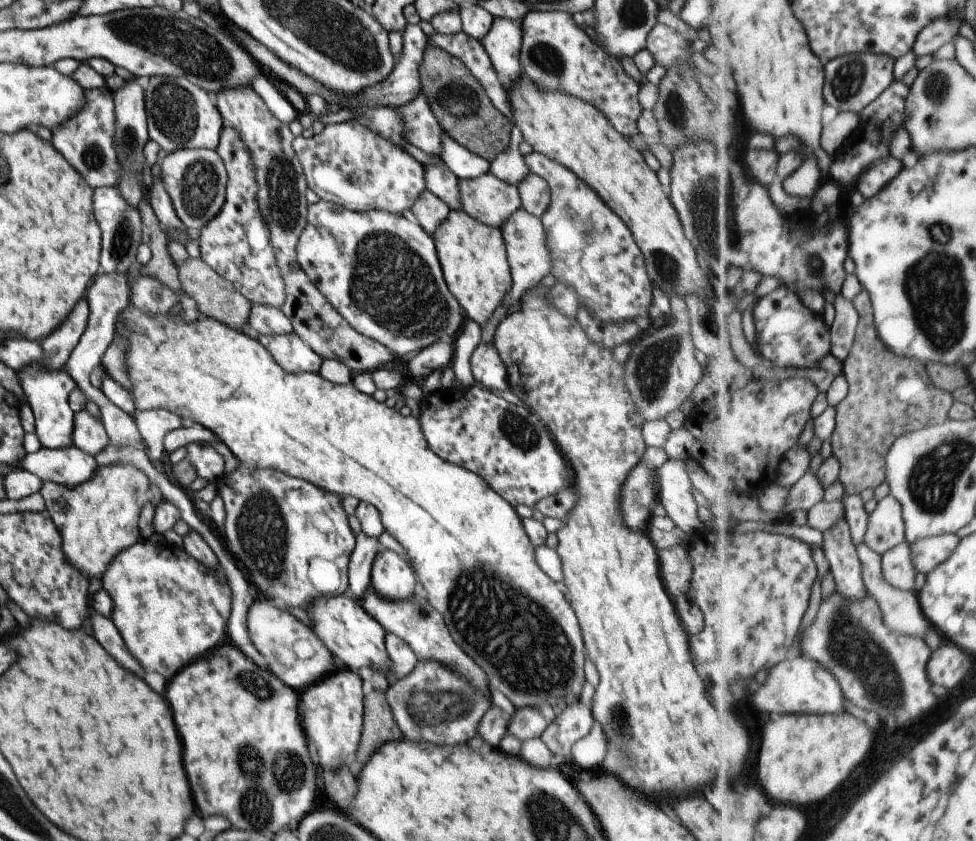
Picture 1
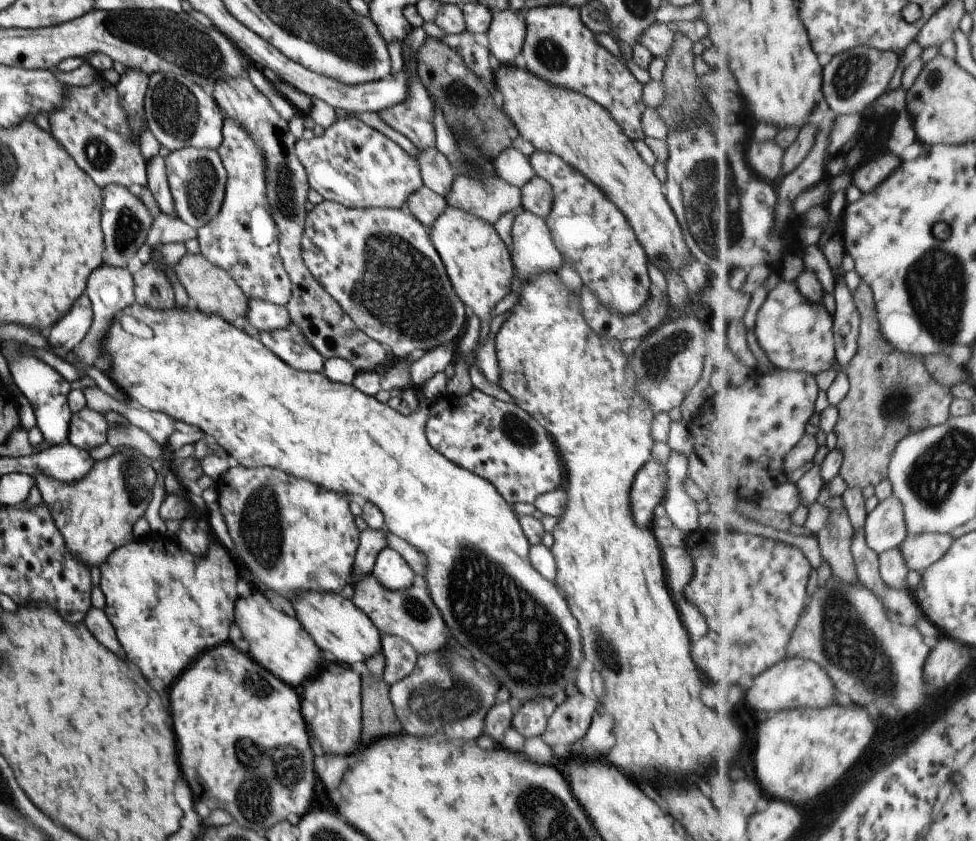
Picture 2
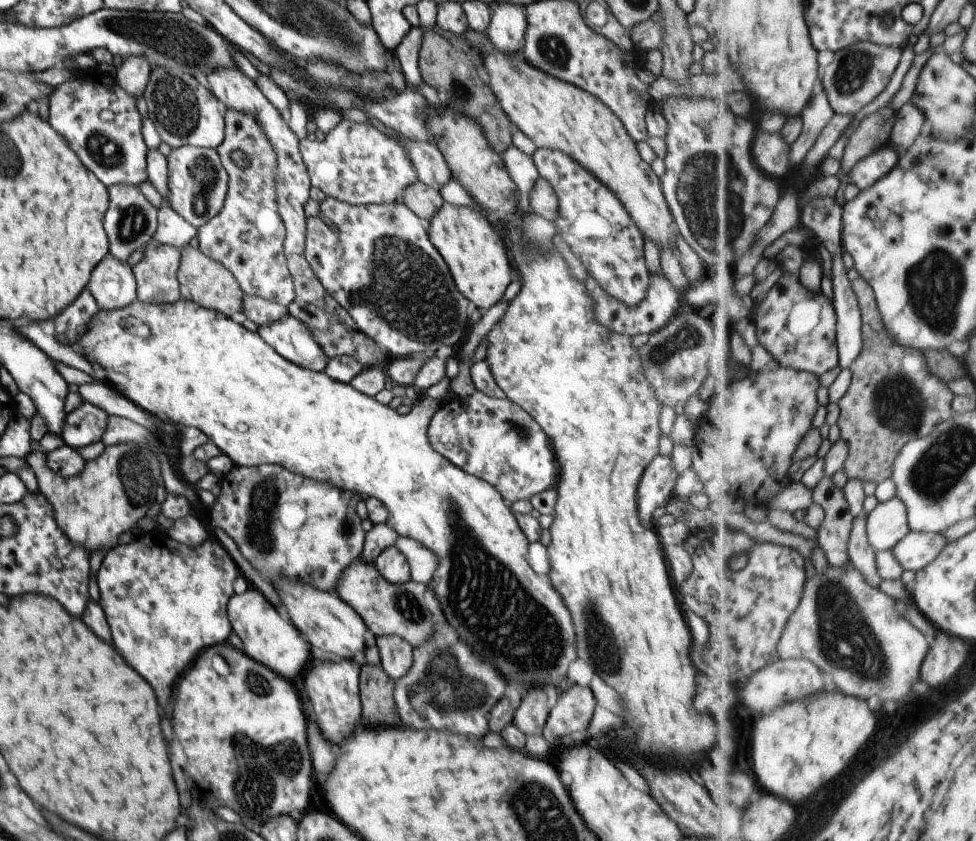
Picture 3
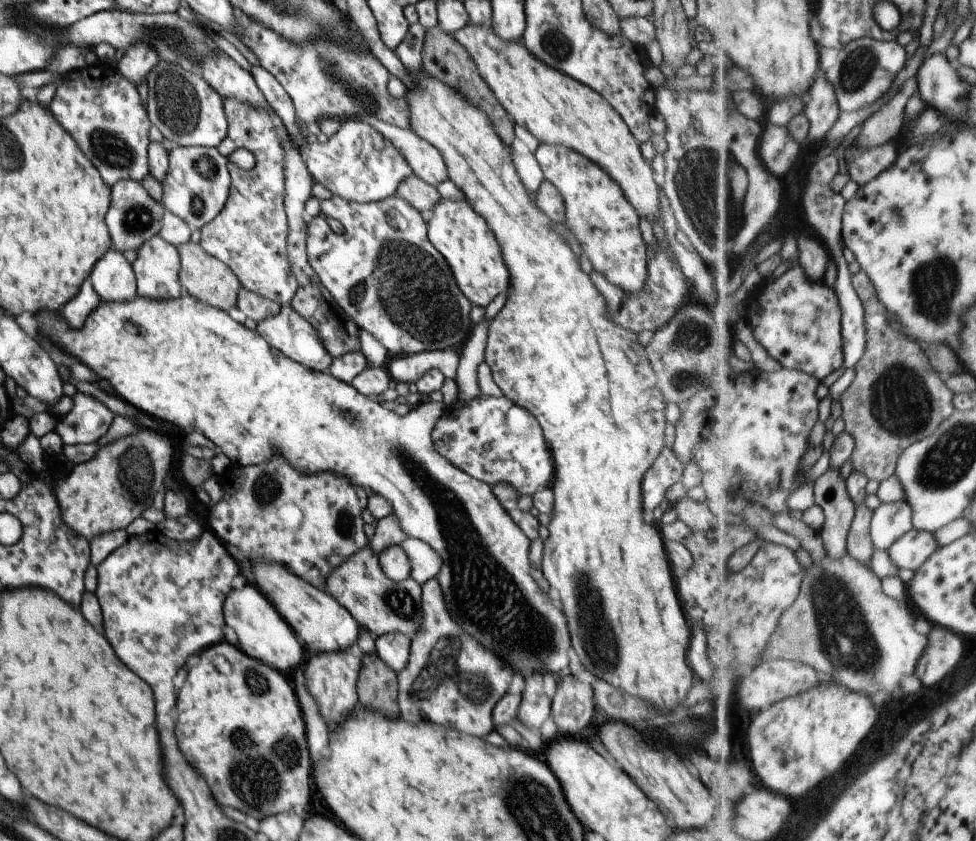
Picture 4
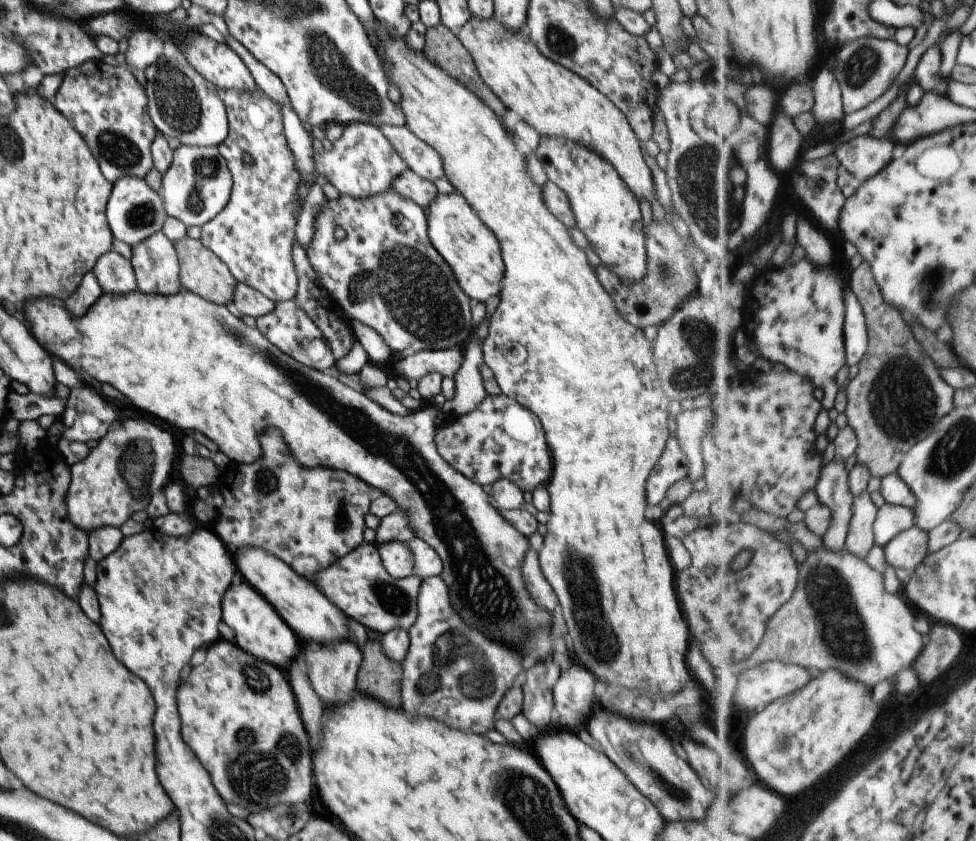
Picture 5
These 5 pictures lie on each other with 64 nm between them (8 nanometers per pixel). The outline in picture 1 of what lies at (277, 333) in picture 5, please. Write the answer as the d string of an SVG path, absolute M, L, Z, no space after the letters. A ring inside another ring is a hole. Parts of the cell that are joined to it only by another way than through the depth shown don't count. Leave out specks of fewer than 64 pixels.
M295 332L271 336L259 334L256 340L285 372L315 374L321 366L322 359L309 346L305 346Z

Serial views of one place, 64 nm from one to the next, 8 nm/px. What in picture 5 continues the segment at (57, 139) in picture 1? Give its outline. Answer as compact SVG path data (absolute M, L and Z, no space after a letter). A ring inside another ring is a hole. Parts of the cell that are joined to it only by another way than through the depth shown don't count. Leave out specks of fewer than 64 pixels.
M94 59L61 72L53 106L83 138L107 182L123 177L144 178L153 166L149 146L156 137L156 128L147 114L146 92L125 65L112 66Z

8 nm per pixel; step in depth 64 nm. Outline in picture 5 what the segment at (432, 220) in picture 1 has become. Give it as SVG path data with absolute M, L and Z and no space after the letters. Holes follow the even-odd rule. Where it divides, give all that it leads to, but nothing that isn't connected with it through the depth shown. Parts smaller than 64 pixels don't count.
M405 168L403 174L399 174L397 179L391 182L391 190L404 199L412 200L423 210L429 206L430 202L434 202L438 193L434 183L417 176L409 168Z

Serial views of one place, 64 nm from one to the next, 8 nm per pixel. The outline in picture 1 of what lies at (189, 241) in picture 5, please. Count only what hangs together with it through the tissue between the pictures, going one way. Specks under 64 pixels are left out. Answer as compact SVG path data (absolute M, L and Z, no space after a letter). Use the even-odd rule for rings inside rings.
M187 257L183 261L176 262L175 265L181 289L195 300L195 306L197 306L200 316L215 318L217 322L238 330L248 322L250 302L233 288L233 284L227 278L219 276L201 258Z

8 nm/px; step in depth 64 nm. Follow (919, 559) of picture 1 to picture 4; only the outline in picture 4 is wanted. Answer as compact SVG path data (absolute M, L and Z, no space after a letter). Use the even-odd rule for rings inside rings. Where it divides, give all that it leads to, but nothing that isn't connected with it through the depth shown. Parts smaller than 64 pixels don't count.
M914 528L903 538L899 538L888 551L897 568L916 571L937 549L939 549L939 544L934 533Z

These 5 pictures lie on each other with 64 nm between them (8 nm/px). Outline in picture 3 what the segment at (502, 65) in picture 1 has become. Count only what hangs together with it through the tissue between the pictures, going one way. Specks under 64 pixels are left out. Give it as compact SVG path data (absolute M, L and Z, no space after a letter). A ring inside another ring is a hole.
M495 2L490 5L490 21L484 34L495 50L513 54L522 46L526 27L525 7L509 2Z

